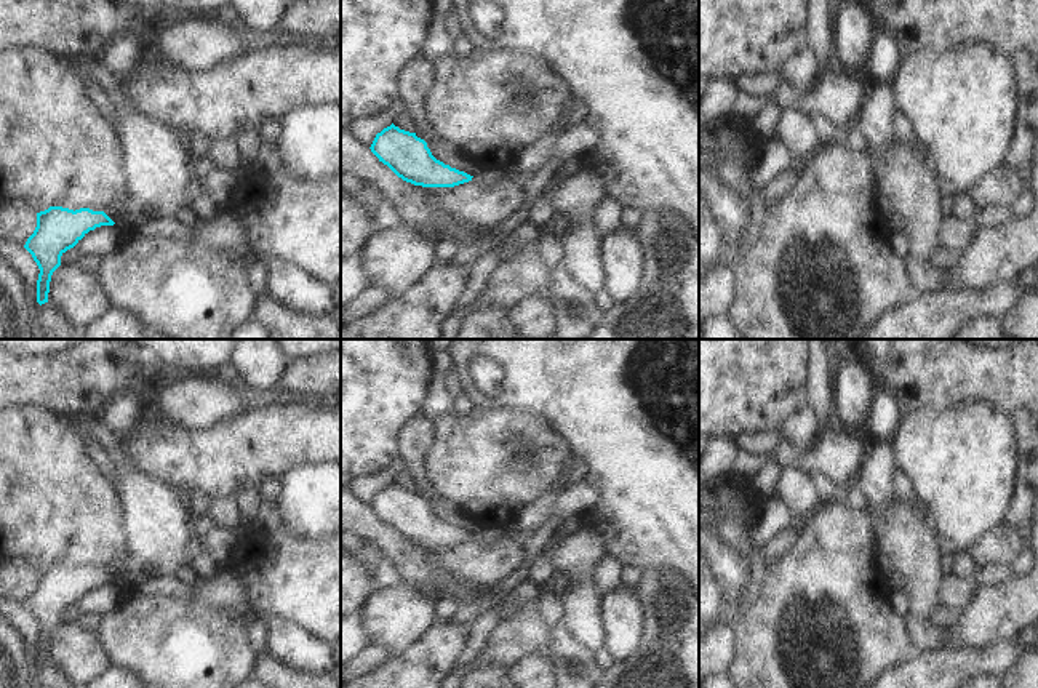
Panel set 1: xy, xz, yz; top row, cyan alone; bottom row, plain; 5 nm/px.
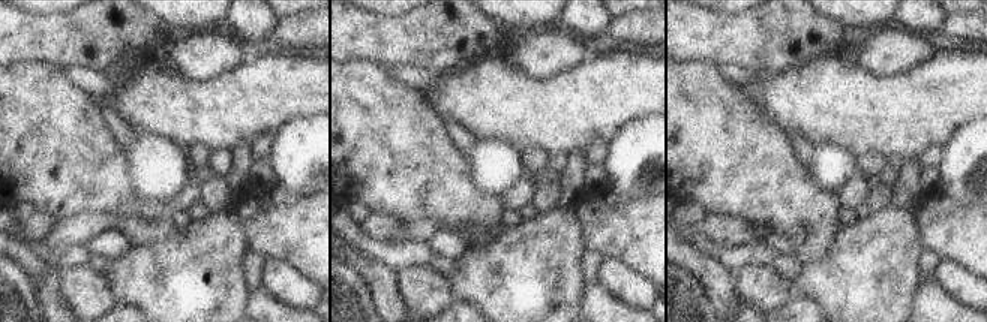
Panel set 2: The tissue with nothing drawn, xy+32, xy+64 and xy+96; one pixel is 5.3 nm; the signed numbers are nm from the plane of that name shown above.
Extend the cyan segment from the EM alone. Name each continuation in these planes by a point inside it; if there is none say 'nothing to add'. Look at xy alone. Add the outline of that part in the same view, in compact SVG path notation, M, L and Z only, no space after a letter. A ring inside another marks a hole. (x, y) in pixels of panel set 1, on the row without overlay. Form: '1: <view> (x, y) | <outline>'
nothing to add

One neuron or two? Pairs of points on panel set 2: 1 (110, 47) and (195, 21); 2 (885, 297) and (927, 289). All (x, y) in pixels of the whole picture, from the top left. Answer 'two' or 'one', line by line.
1: two
2: two

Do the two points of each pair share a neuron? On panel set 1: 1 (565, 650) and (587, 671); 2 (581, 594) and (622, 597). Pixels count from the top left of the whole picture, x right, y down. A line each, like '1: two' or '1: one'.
1: one
2: two

